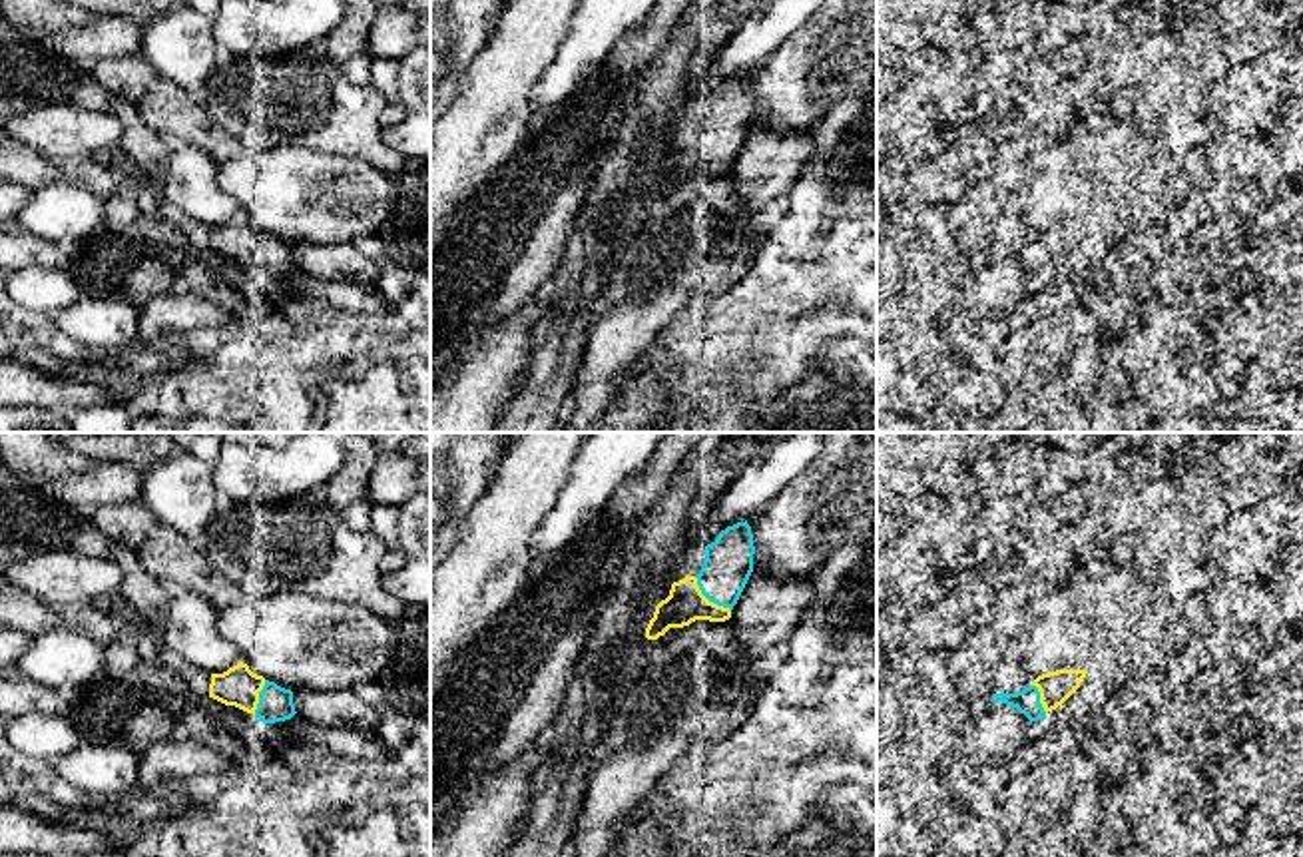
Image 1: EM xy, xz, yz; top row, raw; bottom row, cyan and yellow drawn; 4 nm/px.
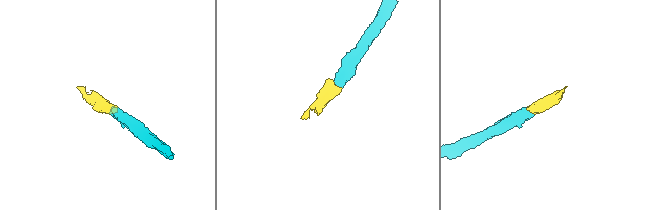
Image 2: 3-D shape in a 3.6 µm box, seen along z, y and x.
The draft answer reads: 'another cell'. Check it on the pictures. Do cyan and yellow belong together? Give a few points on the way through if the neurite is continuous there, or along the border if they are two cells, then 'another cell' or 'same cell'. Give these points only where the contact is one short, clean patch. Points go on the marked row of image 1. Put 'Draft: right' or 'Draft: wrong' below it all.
same cell
Draft: wrong

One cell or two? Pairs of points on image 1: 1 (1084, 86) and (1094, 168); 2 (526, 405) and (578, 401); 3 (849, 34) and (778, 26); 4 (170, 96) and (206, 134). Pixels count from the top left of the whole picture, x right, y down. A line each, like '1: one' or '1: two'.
1: two
2: two
3: two
4: one

